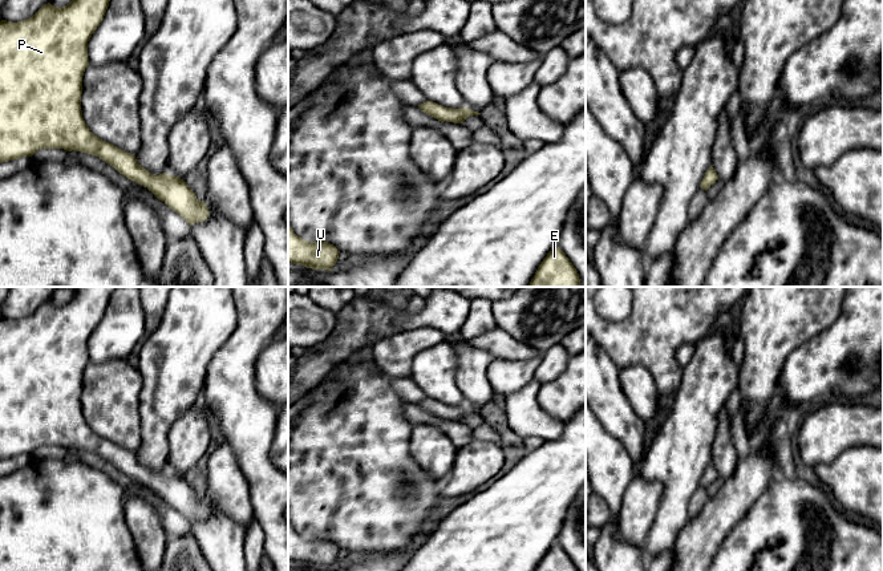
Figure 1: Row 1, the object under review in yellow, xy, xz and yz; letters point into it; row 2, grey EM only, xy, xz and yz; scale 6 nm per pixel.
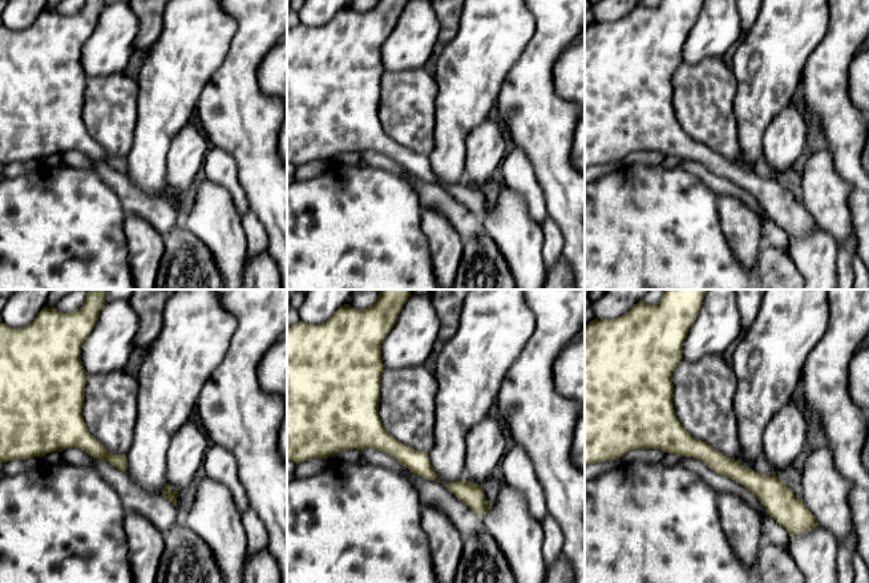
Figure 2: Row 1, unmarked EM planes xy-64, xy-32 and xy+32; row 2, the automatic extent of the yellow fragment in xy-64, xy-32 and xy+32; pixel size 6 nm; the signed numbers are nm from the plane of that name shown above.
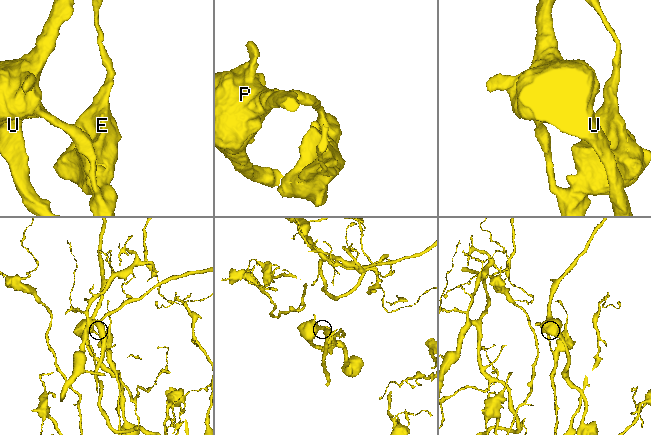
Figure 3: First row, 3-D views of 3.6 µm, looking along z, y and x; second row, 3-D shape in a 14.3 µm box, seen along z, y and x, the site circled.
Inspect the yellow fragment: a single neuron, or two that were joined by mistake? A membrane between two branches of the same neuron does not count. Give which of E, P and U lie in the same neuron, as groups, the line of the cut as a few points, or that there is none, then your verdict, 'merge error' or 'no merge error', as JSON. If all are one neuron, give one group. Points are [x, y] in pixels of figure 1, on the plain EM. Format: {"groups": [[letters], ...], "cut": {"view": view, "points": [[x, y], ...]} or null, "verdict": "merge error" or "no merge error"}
{"groups": [["E"], ["P", "U"]], "cut": {"view": "xy", "points": [[149, 470], [149, 478], [145, 484]]}, "verdict": "merge error"}

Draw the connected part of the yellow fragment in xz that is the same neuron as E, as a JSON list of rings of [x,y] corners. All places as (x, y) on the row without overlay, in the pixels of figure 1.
[[[554,543],[535,571],[578,571],[578,568],[566,551]]]

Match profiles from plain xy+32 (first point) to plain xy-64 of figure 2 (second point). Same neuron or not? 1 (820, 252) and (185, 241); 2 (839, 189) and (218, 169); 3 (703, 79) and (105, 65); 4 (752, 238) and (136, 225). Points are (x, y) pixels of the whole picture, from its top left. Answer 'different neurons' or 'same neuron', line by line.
1: different neurons
2: same neuron
3: different neurons
4: same neuron

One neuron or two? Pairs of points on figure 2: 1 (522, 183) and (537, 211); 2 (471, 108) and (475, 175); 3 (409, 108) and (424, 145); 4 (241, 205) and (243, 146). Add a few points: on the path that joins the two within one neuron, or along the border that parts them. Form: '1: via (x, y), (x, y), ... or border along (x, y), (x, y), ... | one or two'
1: via (529, 190), (536, 205) | one
2: border along (493, 112), (469, 133), (464, 161) | two
3: via (409, 117), (419, 136) | one
4: border along (234, 157), (237, 177), (250, 209) | two

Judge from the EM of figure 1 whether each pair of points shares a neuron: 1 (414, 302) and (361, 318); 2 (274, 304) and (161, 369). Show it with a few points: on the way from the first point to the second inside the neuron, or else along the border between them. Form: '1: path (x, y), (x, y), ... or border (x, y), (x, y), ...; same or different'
1: path (401, 311), (375, 318); same
2: border (234, 300), (237, 327), (217, 352); different

